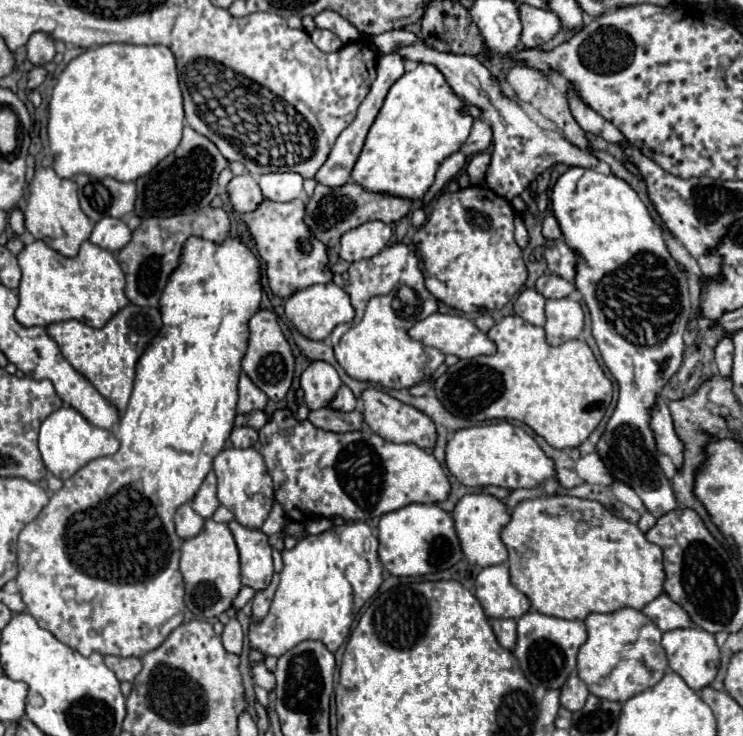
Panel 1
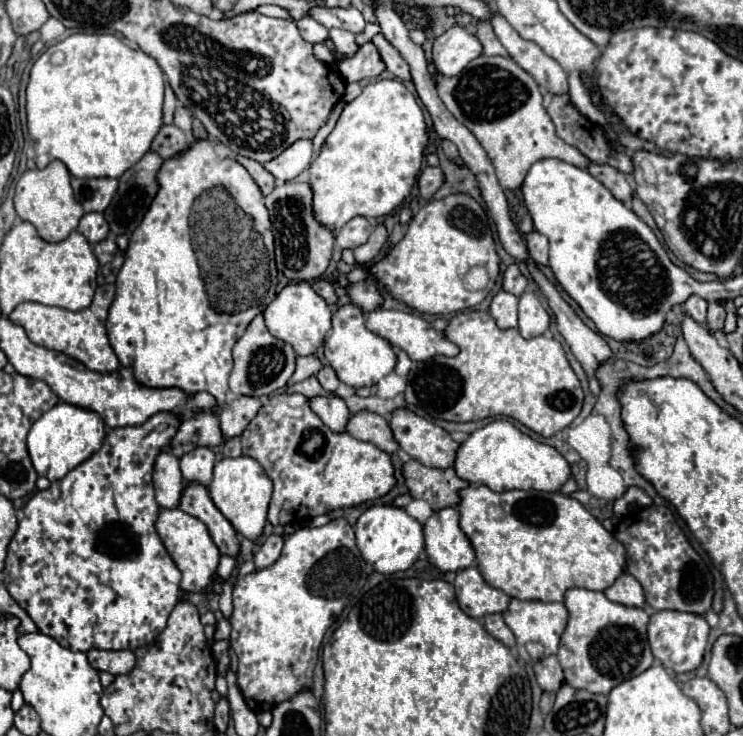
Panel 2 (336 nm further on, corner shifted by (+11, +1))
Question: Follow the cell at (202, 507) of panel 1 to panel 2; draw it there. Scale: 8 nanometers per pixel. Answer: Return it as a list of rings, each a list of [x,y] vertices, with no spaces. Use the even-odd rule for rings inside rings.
[[[199,446],[185,454],[181,458],[181,472],[185,482],[201,482],[203,486],[209,486],[213,478],[213,466],[215,466],[215,454],[207,446]]]

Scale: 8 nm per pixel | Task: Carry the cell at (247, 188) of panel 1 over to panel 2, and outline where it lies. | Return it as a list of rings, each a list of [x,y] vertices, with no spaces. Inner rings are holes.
[[[235,156],[235,160],[237,162],[241,162],[247,170],[249,170],[249,174],[253,176],[253,180],[257,182],[257,186],[261,188],[261,192],[267,196],[267,194],[271,194],[271,190],[273,190],[273,186],[275,186],[275,178],[273,178],[273,174],[271,172],[267,172],[259,162],[255,162],[255,160],[251,160],[251,158],[245,158],[245,156]]]

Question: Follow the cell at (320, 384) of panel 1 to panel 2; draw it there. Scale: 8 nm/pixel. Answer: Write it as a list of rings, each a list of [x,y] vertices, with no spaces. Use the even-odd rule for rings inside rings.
[[[313,398],[311,400],[311,408],[313,412],[323,420],[323,424],[333,430],[333,432],[345,432],[345,426],[351,418],[349,408],[345,406],[345,402],[341,398]]]

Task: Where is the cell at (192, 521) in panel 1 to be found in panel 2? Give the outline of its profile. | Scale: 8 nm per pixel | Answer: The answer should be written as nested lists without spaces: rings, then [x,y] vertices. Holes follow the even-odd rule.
[[[167,450],[161,452],[155,458],[153,468],[153,488],[155,488],[155,500],[161,508],[177,508],[177,502],[181,498],[183,490],[183,474],[179,470],[179,460],[169,454]]]

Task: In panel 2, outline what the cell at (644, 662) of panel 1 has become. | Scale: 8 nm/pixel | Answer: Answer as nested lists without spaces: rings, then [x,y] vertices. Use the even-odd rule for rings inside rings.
[[[569,588],[563,604],[569,612],[569,622],[561,634],[557,658],[569,686],[609,694],[611,688],[639,676],[653,664],[653,654],[647,640],[649,614],[645,608],[609,602],[603,592],[585,588]]]

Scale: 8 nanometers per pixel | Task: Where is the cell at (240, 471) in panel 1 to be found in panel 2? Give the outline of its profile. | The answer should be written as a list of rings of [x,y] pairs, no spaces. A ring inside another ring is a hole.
[[[239,456],[223,458],[215,464],[213,480],[209,484],[209,496],[215,502],[215,506],[223,512],[223,516],[233,524],[233,528],[253,542],[263,534],[271,494],[273,494],[271,478],[265,474],[265,470],[261,470],[261,464],[257,460],[249,456]]]

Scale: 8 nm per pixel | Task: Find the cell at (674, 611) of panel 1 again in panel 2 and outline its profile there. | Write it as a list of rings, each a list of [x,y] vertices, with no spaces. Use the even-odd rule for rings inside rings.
[[[623,572],[609,588],[605,588],[603,594],[609,600],[625,604],[625,606],[641,608],[645,604],[645,592],[641,590],[641,584],[627,572]]]

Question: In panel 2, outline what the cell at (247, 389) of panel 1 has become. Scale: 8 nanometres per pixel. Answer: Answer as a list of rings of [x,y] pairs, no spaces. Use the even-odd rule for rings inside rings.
[[[239,398],[225,404],[219,414],[219,426],[221,426],[223,438],[231,440],[235,436],[241,436],[259,408],[261,408],[261,402],[257,398]]]

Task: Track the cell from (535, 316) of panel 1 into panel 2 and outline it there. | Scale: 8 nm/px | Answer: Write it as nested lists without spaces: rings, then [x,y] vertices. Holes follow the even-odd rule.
[[[501,290],[499,294],[493,296],[489,312],[495,318],[499,328],[515,328],[517,326],[517,296]]]

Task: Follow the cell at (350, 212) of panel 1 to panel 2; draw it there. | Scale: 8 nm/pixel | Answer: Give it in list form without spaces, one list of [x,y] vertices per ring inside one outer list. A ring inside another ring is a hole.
[[[307,182],[281,184],[275,186],[275,190],[269,196],[265,196],[265,206],[269,210],[275,234],[275,262],[279,272],[283,272],[293,282],[311,282],[321,278],[333,254],[335,234],[315,220],[311,198],[313,192],[309,190]]]

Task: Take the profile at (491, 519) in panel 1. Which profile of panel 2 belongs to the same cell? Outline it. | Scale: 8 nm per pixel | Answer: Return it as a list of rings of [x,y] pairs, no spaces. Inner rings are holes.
[[[455,508],[433,512],[423,524],[423,534],[429,562],[441,572],[457,572],[475,562],[475,552],[459,528],[459,512]]]

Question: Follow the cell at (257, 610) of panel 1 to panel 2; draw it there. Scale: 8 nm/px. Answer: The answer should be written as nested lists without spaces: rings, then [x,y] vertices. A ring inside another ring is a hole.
[[[271,534],[253,556],[257,570],[271,566],[281,556],[281,550],[283,550],[283,538],[279,534]]]

